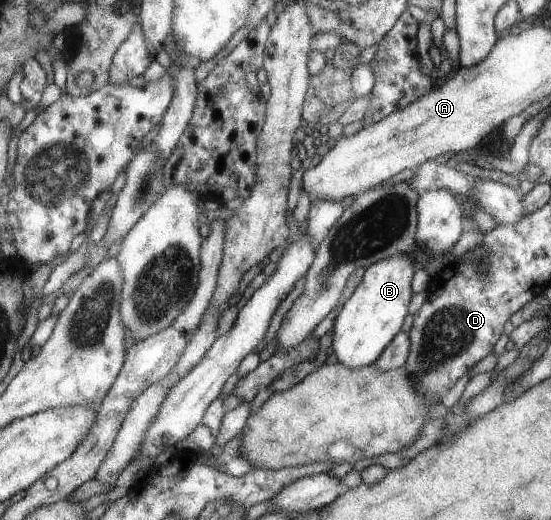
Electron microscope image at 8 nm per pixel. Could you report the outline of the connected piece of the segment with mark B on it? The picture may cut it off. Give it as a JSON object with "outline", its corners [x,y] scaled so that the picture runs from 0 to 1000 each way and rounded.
{"outline":[[[735,488],[702,494],[664,517],[657,542],[606,617],[603,679],[623,706],[652,710],[681,700],[726,642],[750,575],[753,521],[753,502]]]}

